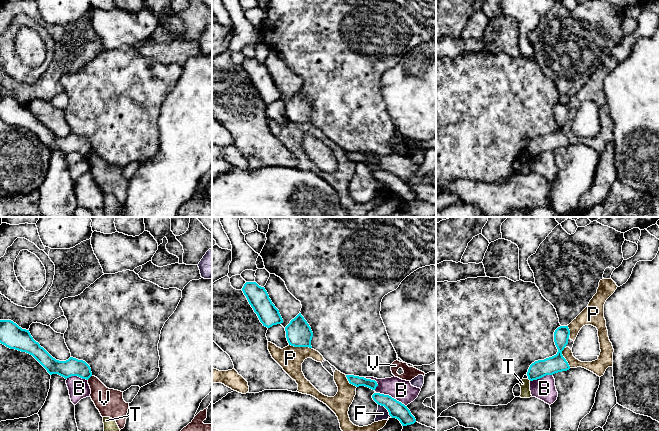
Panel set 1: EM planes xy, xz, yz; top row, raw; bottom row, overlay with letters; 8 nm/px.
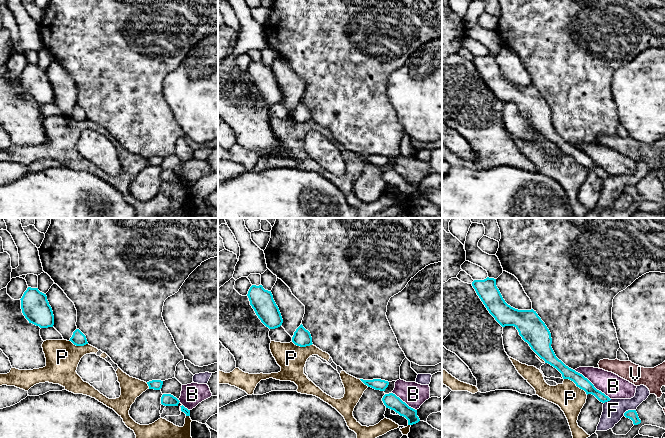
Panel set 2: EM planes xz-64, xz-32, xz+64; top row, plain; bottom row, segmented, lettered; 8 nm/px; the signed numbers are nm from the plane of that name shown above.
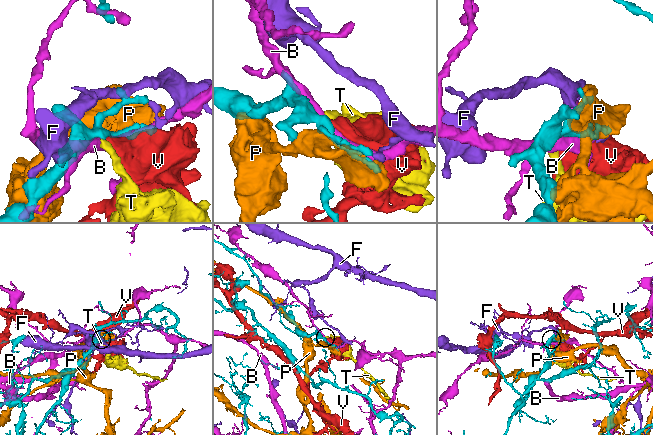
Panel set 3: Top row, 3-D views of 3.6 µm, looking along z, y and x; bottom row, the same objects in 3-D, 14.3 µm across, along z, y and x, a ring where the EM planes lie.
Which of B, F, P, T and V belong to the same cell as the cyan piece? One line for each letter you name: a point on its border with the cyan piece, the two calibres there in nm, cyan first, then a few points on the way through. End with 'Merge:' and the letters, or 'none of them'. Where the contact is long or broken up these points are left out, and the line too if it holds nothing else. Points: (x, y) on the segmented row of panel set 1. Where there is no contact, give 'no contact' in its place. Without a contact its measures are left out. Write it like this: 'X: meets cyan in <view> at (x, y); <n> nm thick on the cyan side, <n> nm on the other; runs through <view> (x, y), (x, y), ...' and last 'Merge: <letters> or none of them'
Merge: none of them

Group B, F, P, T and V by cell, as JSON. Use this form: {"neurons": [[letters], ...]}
{"neurons": [["B"], ["F"], ["P"], ["T"], ["V"]]}

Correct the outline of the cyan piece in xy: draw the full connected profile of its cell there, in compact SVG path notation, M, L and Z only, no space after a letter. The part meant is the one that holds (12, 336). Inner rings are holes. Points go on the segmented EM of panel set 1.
M0 320L0 343L32 355L50 375L58 374L65 379L78 376L86 380L92 376L91 368L85 361L73 357L66 361L56 360L33 339L29 330L22 329L11 320Z

